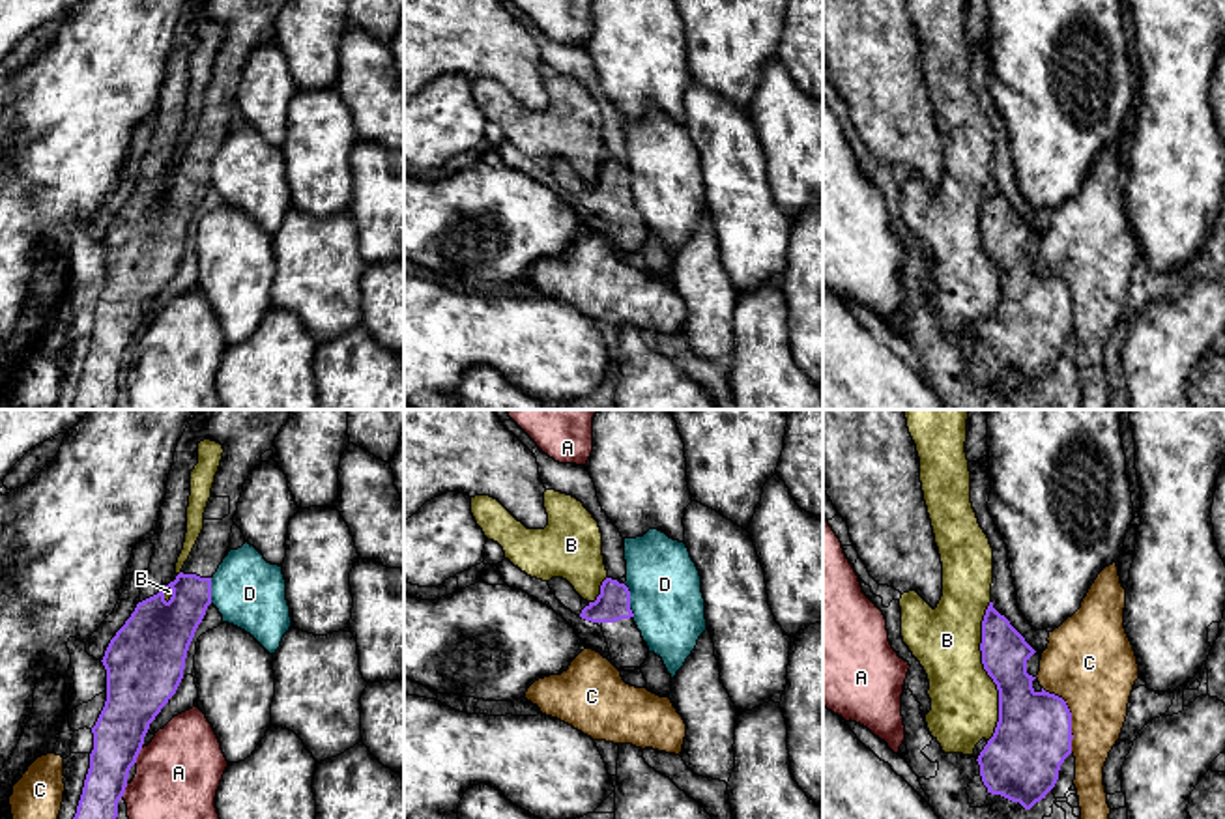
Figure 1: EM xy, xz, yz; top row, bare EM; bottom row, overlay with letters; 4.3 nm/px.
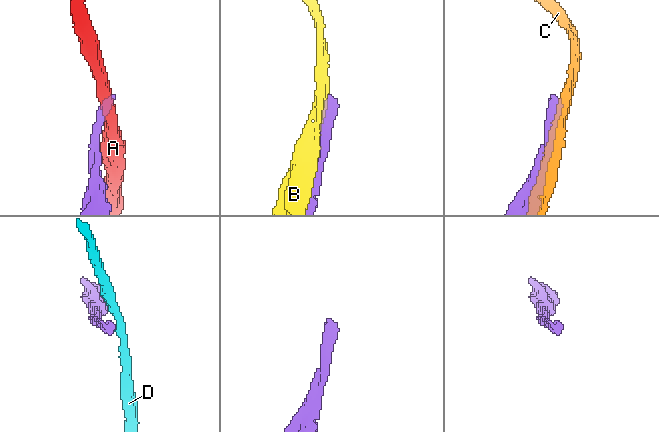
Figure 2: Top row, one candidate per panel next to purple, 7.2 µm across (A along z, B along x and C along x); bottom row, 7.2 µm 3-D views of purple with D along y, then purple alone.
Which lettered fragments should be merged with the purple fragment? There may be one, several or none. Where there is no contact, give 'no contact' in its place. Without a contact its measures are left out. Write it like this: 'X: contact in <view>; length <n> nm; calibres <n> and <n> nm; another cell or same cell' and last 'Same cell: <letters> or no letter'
A: contact in xy; length 70 nm; calibres 240 and 380 nm; another cell
B: contact in yz; length 600 nm; calibres 220 and 280 nm; another cell
C: contact in yz; length 320 nm; calibres 340 and 380 nm; another cell
D: contact in xz; length 150 nm; calibres 150 and 320 nm; another cell
Same cell: no letter

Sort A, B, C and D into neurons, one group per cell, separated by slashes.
A / B / C / D

